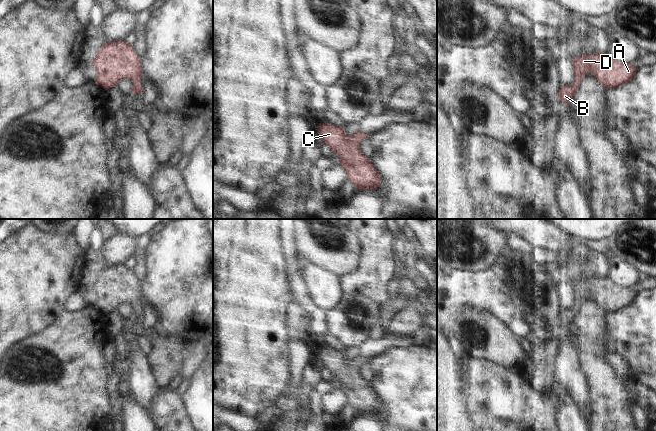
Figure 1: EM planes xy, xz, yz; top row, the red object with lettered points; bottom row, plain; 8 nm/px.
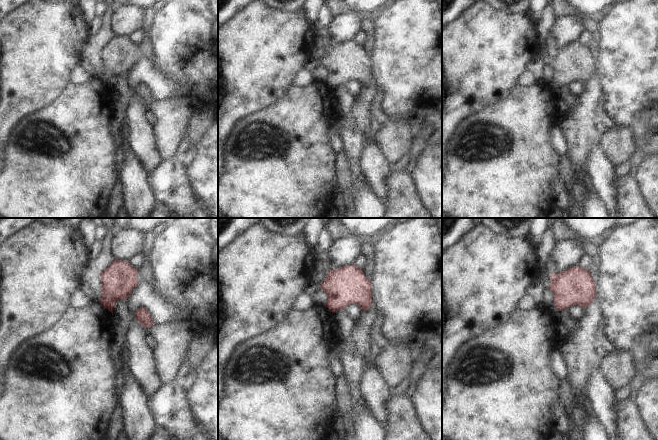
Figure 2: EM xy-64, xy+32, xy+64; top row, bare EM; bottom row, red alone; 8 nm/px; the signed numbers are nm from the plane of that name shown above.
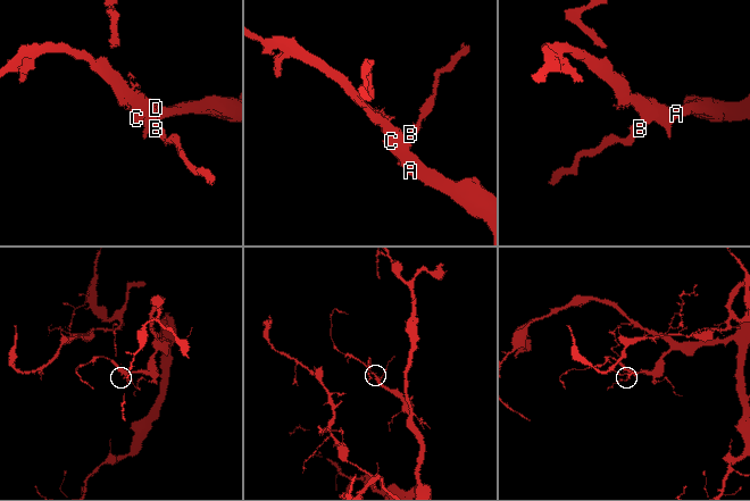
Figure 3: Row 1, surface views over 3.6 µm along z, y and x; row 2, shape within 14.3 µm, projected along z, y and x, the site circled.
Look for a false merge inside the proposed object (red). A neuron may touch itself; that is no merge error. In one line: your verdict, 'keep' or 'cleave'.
keep

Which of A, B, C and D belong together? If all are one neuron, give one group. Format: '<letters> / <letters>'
A B C D

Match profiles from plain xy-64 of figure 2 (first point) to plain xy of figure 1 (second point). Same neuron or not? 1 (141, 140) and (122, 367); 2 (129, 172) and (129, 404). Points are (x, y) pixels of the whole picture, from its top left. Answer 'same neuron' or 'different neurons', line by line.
1: different neurons
2: same neuron

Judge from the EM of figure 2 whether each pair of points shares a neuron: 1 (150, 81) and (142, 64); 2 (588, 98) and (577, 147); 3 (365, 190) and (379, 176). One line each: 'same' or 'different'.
1: same
2: same
3: different

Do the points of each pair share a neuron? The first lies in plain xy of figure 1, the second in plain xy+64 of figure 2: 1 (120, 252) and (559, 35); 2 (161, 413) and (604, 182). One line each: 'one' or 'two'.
1: one
2: two

